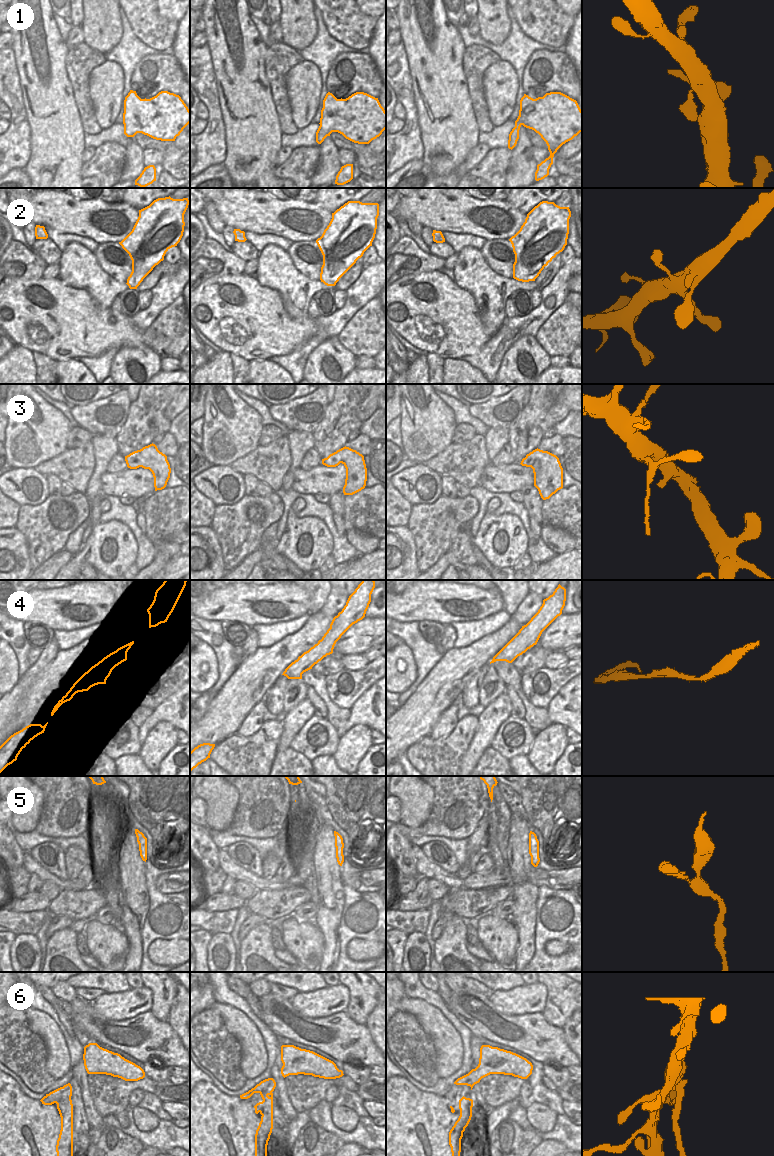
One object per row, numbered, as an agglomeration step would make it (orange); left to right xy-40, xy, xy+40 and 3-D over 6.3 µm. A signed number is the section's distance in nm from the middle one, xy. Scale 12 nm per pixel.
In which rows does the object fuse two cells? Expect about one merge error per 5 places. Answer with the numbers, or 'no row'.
6

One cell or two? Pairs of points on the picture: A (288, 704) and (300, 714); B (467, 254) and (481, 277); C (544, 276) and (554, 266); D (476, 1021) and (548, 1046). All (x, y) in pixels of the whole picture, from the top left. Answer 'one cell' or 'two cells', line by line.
A: two cells
B: one cell
C: one cell
D: one cell

